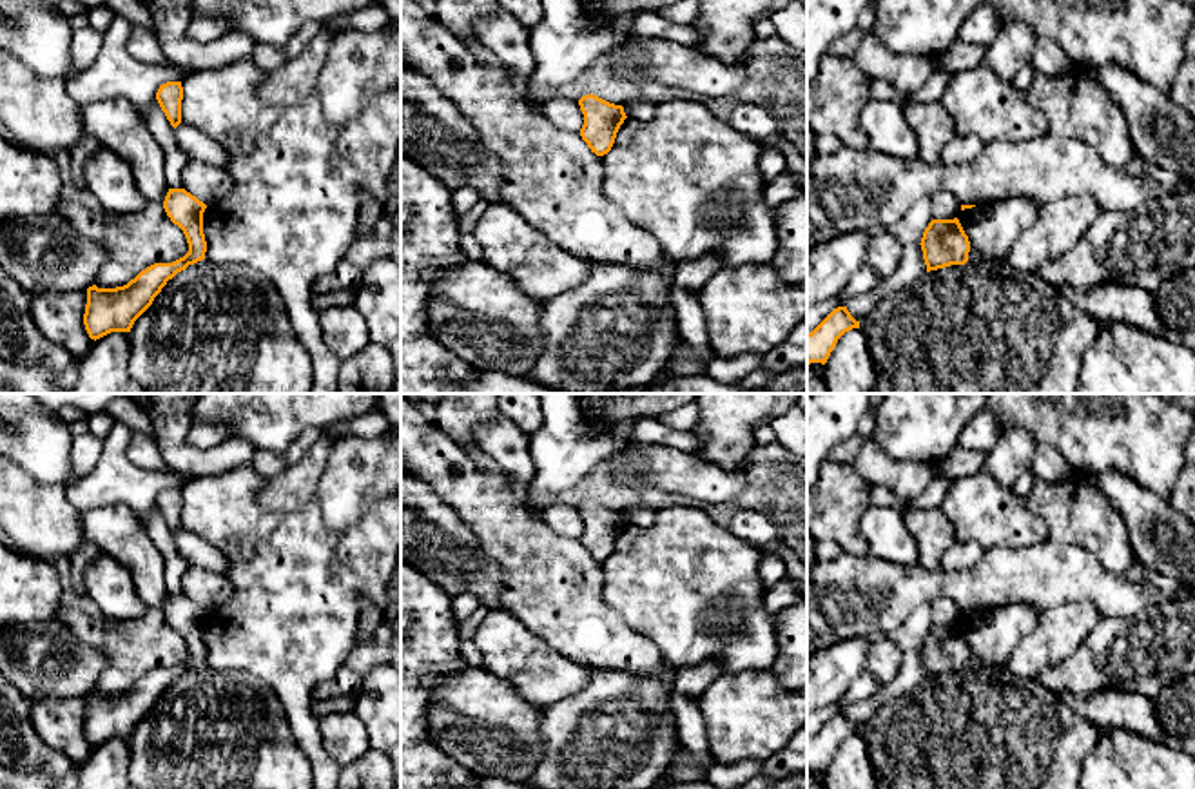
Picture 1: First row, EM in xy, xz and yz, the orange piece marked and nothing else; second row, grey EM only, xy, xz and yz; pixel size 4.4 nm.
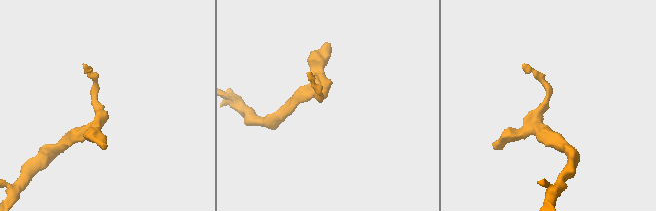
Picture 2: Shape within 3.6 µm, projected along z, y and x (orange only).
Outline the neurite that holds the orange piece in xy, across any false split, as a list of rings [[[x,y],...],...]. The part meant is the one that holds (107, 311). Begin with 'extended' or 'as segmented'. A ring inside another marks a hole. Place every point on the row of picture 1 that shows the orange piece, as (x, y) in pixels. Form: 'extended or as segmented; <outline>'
as segmented; [[[169,189],[163,209],[189,243],[189,252],[172,263],[154,263],[134,279],[116,288],[87,288],[83,325],[91,339],[111,332],[131,332],[134,321],[152,305],[169,279],[205,259],[203,212],[207,205],[185,189]]]

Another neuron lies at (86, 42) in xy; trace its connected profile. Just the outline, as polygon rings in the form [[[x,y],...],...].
[[[85,25],[73,33],[71,76],[87,69],[100,53],[103,33]]]

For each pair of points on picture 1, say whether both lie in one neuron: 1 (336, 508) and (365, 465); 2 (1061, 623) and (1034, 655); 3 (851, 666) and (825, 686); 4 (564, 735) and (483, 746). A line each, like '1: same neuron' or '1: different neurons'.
1: same neuron
2: same neuron
3: same neuron
4: different neurons

